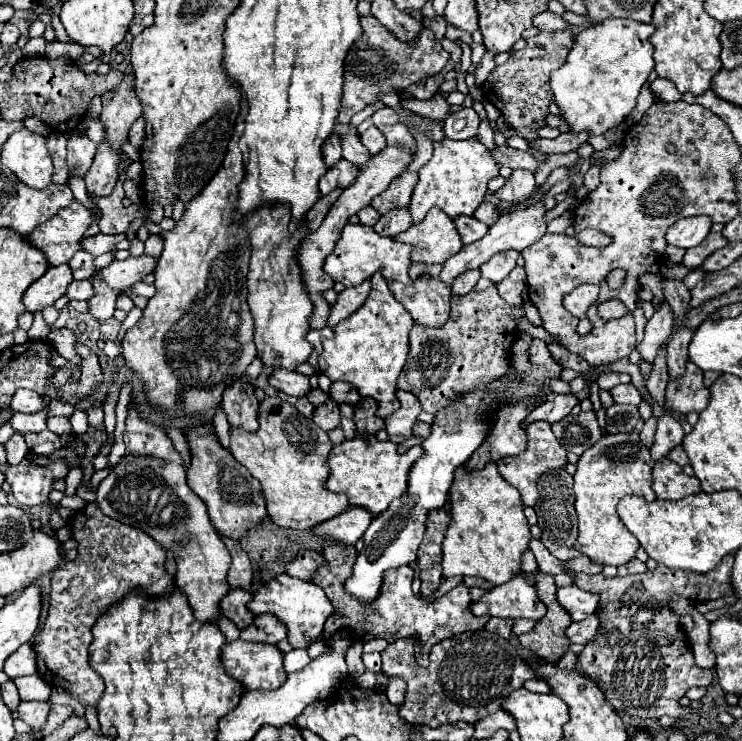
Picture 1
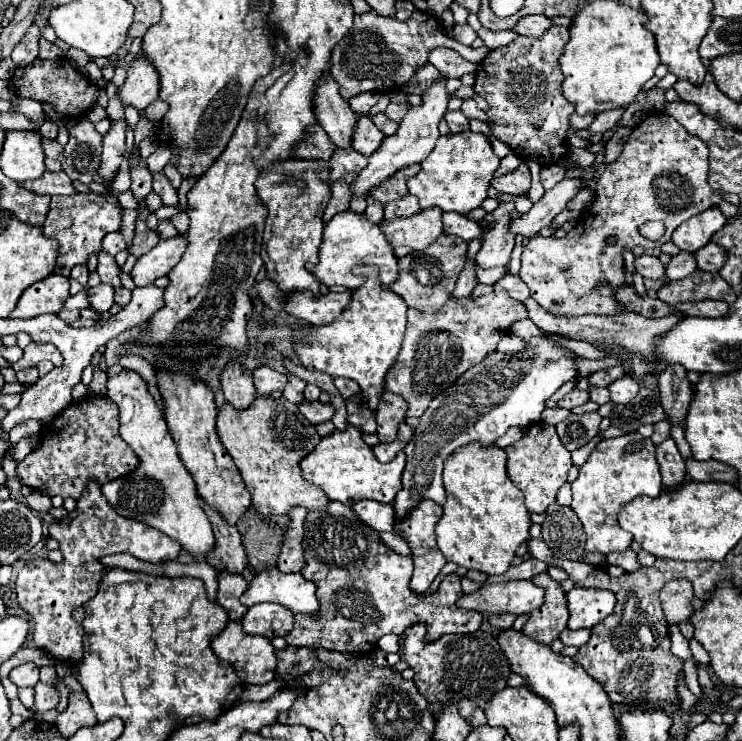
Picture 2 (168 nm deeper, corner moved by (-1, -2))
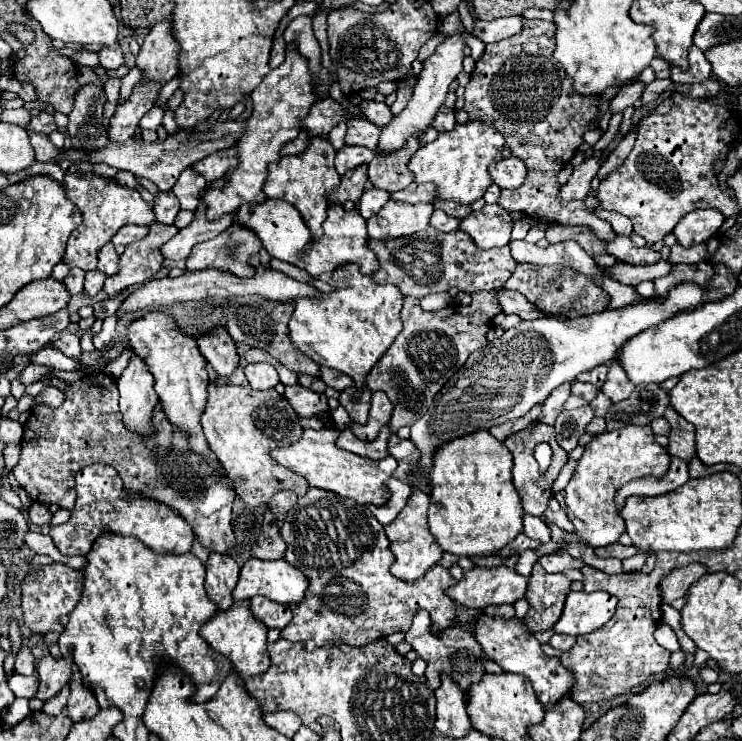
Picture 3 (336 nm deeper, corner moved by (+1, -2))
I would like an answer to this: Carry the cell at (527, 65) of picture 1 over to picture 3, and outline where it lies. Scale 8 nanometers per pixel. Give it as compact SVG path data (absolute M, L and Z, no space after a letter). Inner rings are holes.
M525 20L523 30L515 36L509 36L501 42L487 44L483 56L475 62L475 70L471 72L471 80L465 86L465 106L463 110L469 114L471 120L485 120L505 136L507 148L513 150L513 156L521 158L527 166L527 178L517 190L501 190L499 204L507 212L525 212L527 216L539 222L557 222L569 226L589 226L597 234L597 238L609 238L615 234L611 224L597 218L593 212L585 208L583 200L565 202L559 200L557 172L573 158L573 154L583 144L583 134L599 126L599 98L601 94L579 94L573 90L571 78L565 74L563 66L553 58L555 52L555 26L547 20Z

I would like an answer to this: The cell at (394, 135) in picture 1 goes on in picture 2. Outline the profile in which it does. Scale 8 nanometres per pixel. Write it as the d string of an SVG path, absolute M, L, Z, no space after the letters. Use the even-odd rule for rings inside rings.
M377 114L377 116L373 116L373 124L375 124L385 136L393 136L395 130L397 130L397 124L391 122L385 114Z

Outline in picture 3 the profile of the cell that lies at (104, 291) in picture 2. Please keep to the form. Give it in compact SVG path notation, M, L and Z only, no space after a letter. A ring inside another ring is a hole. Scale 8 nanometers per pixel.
M153 224L149 230L147 238L125 246L125 252L119 256L119 272L105 280L103 290L107 294L115 294L133 284L143 284L163 268L165 258L161 254L161 246L179 230L167 224Z

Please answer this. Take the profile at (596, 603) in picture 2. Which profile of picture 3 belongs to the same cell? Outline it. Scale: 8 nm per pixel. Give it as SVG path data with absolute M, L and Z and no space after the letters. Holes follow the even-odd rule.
M569 592L565 608L557 624L553 626L555 634L589 634L601 628L615 614L617 598L605 592Z

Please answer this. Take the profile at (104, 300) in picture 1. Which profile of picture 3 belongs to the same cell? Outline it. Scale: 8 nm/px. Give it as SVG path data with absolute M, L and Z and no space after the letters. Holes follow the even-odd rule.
M109 242L109 244L105 244L101 250L99 250L99 262L97 262L97 268L101 270L101 272L105 272L107 276L111 276L111 274L115 274L117 270L119 270L119 256L117 256L117 252L115 252L115 246Z

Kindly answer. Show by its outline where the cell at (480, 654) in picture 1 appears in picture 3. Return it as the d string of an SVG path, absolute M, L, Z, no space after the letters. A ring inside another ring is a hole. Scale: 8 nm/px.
M417 610L415 618L413 618L413 626L409 628L409 632L405 636L405 640L413 646L413 650L427 662L427 672L425 672L427 686L431 690L435 690L441 684L441 674L449 674L449 676L455 678L455 682L465 692L469 688L469 684L479 682L481 676L485 674L483 662L487 660L487 656L483 654L479 642L473 638L471 632L467 632L459 626L453 626L453 628L447 628L447 630L441 630L441 632L433 634L429 626L431 626L429 614L425 610Z

